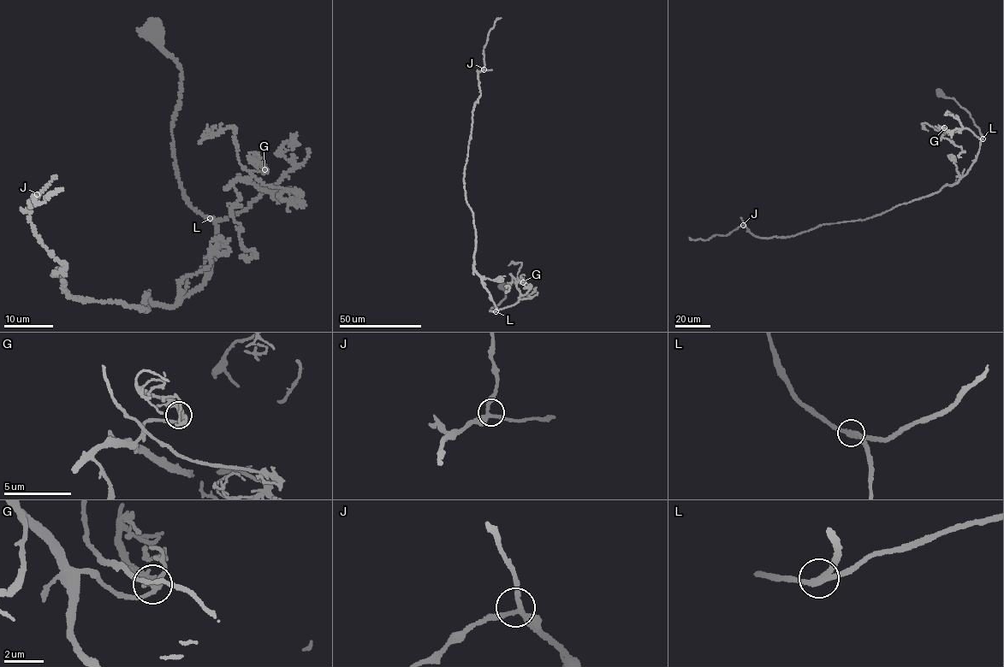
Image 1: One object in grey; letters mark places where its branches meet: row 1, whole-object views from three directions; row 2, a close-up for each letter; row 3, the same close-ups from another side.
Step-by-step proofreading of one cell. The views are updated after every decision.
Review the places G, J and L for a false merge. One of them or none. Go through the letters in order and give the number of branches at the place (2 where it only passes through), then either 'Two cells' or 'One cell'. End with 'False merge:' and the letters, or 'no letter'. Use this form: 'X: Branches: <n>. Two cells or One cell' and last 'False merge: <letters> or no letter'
G: Branches: 3. One cell
J: Branches: 3. One cell
L: Branches: 3. Two cells
False merge: L

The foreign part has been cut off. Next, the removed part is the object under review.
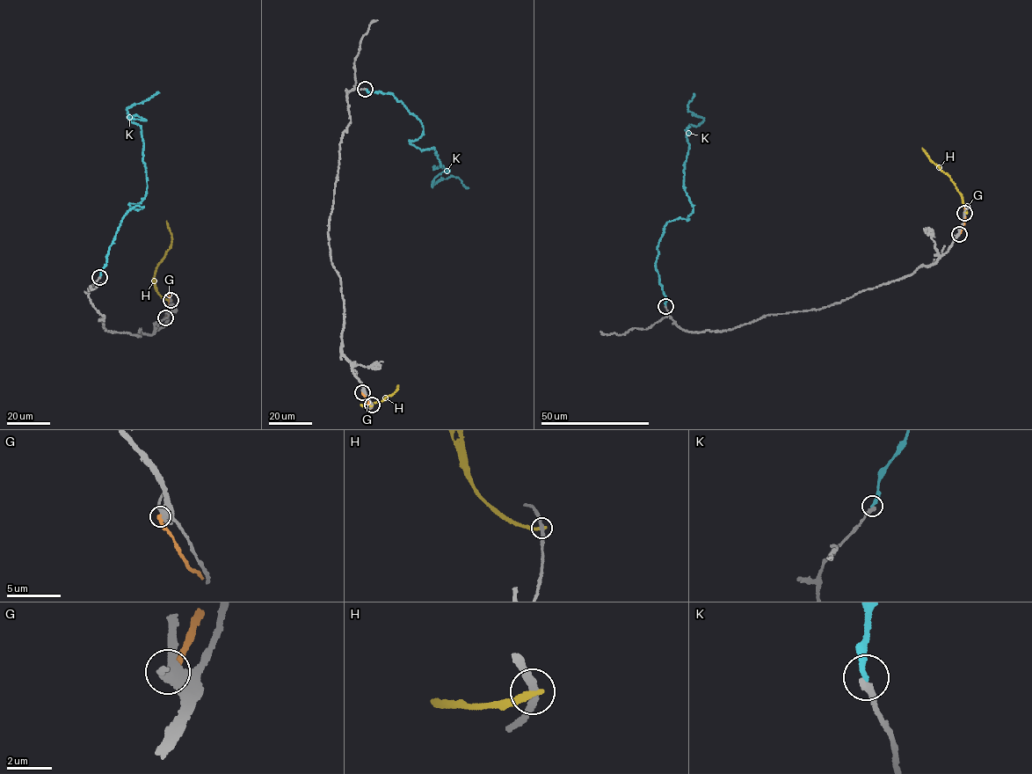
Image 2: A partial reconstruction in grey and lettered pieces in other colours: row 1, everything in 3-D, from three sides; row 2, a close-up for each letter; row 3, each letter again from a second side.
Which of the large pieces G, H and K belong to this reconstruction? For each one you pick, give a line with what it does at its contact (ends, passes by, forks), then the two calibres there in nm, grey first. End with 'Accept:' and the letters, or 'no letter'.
Accept: no letter

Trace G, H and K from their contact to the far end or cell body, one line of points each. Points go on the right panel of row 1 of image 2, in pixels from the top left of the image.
G: (959, 233), (963, 226), (966, 206)
H: (964, 213), (967, 212), (962, 194), (922, 148)
K: (665, 306), (656, 263), (667, 222), (693, 210), (685, 129), (704, 119), (687, 109), (694, 94)

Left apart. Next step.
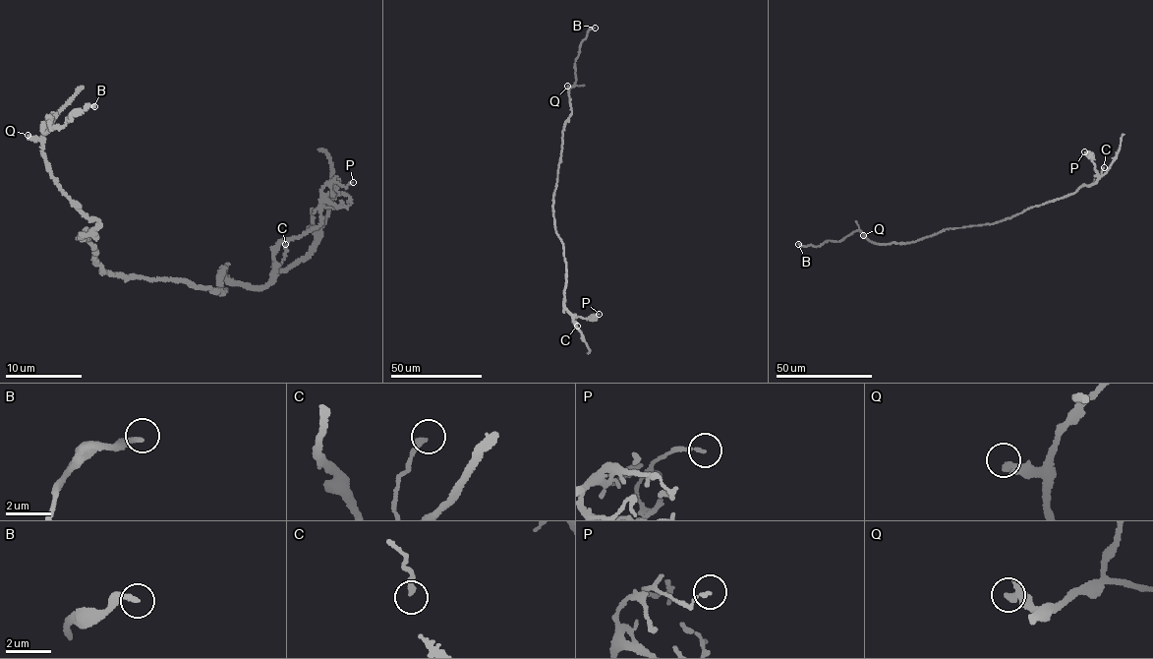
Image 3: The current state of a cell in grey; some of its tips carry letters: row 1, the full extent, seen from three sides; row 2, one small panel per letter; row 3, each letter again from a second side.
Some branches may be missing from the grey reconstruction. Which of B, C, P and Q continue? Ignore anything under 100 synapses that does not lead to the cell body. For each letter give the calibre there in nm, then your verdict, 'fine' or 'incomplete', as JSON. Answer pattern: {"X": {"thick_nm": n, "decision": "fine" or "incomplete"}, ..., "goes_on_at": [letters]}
{"B": {"thick_nm": 240, "decision": "incomplete"}, "C": {"thick_nm": 240, "decision": "fine"}, "P": {"thick_nm": 110, "decision": "fine"}, "Q": {"thick_nm": 360, "decision": "fine"}, "goes_on_at": ["B"]}

